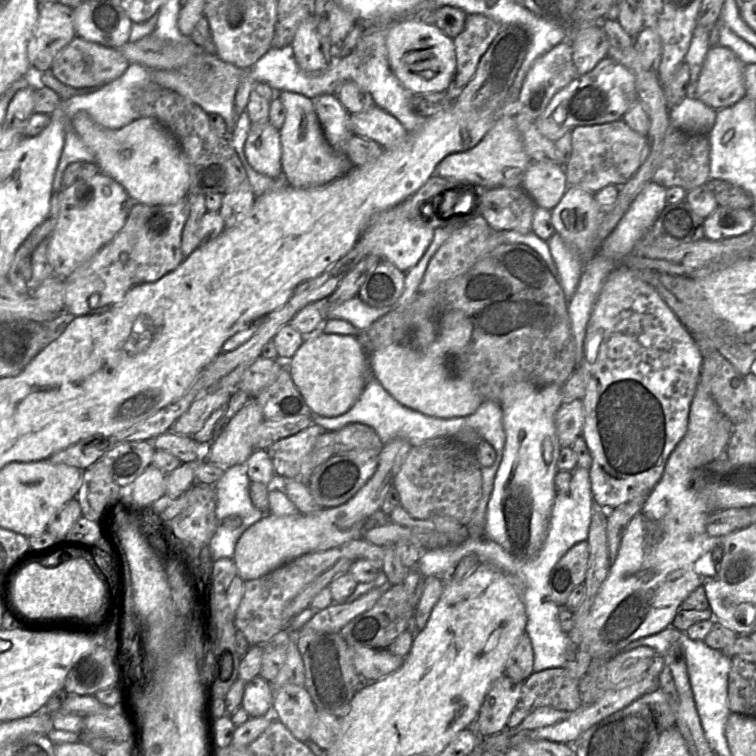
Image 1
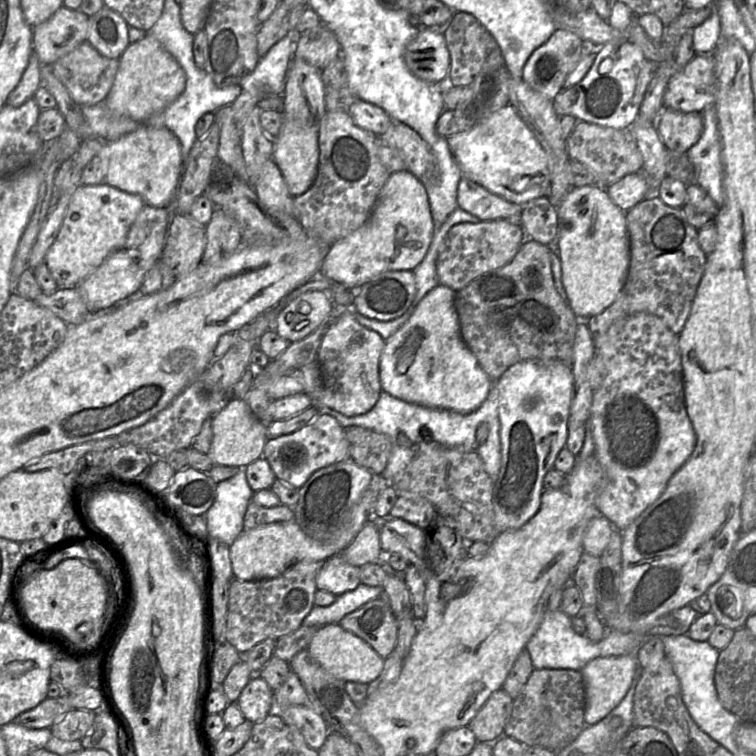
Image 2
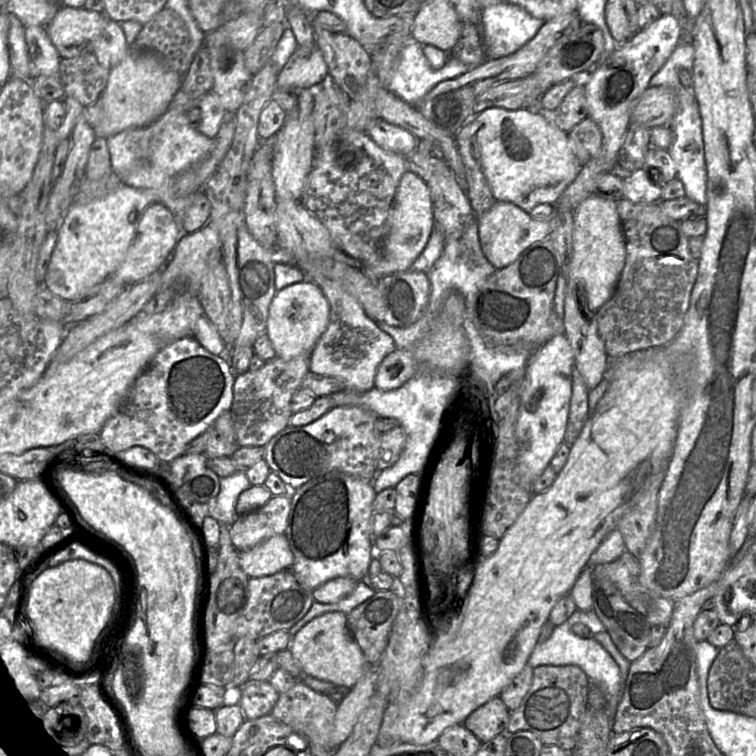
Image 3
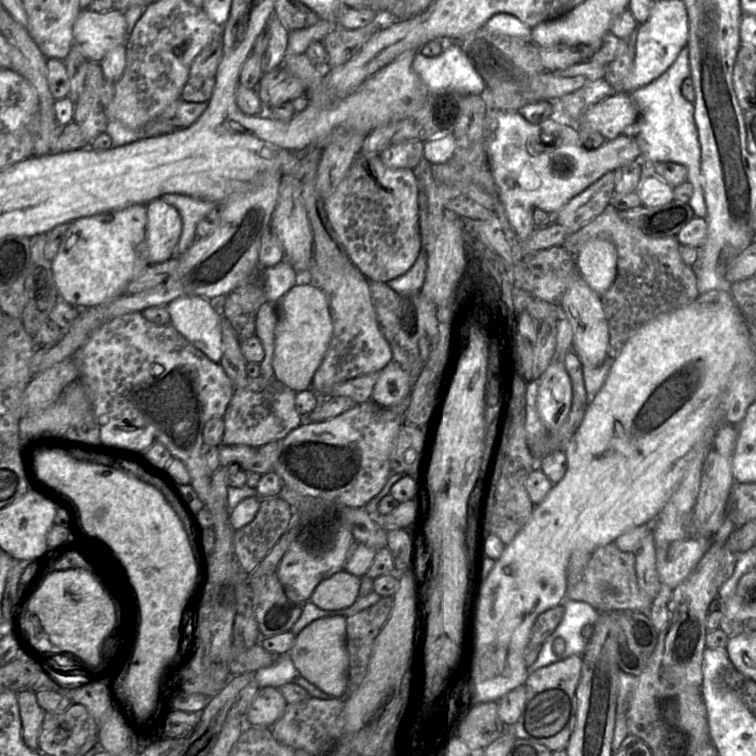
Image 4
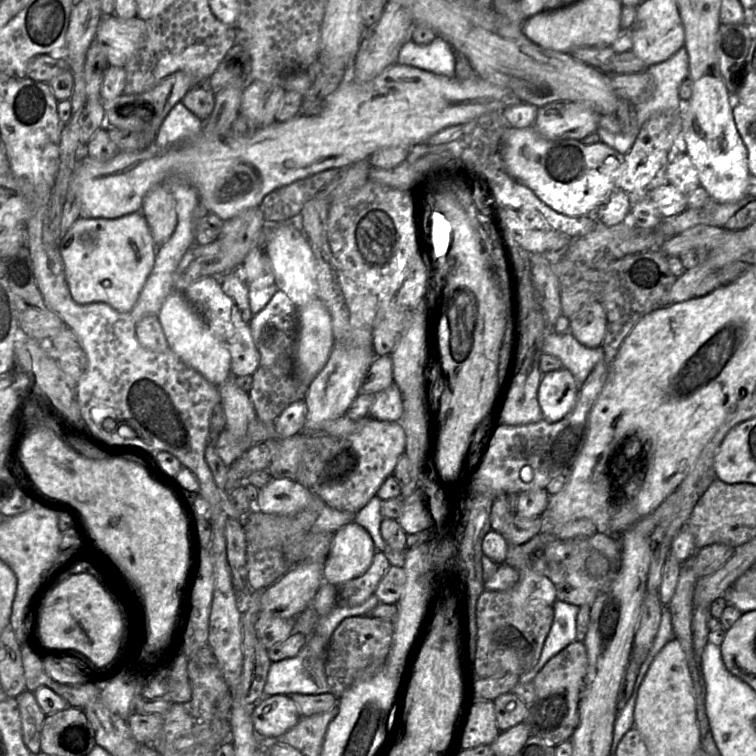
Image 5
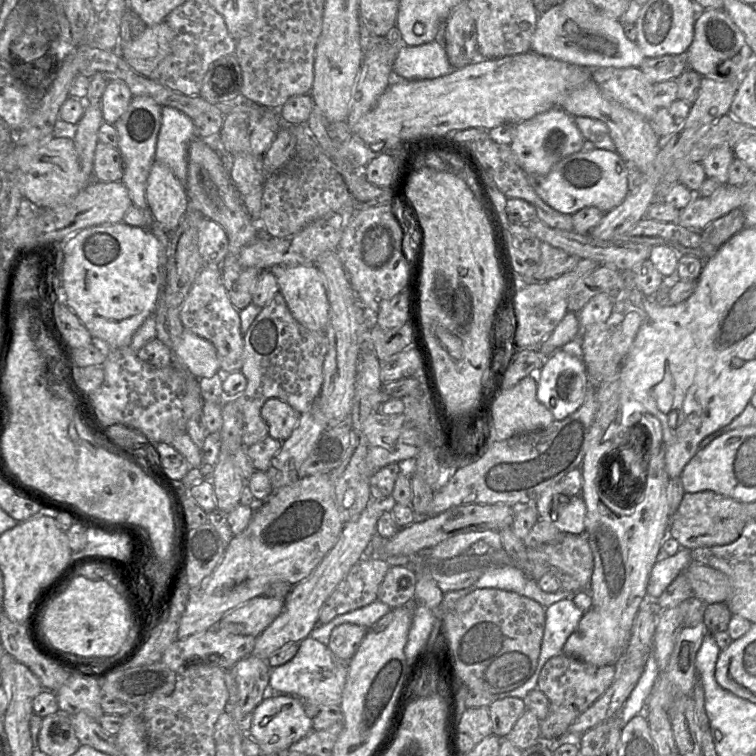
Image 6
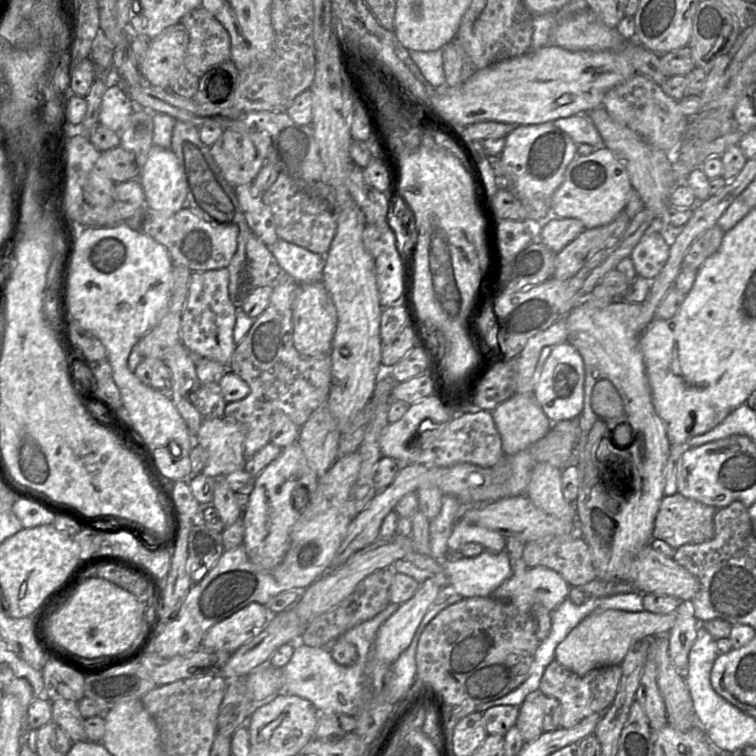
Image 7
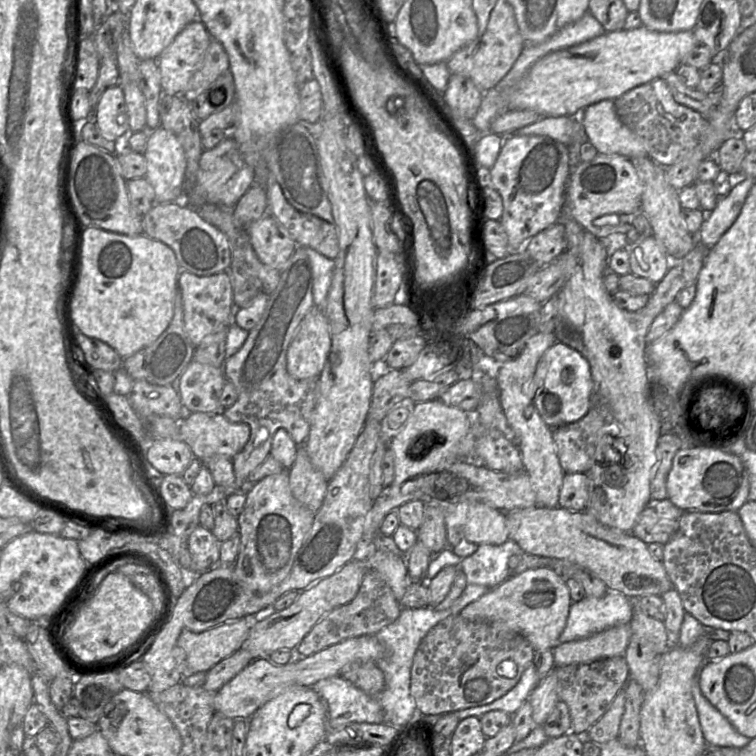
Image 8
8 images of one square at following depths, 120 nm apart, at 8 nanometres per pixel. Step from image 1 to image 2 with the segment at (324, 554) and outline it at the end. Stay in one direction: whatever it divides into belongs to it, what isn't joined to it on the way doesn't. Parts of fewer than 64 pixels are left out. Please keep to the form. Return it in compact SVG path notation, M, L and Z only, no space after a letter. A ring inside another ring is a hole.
M299 561L291 565L283 574L275 578L262 580L242 581L233 579L230 583L227 624L225 639L232 644L238 652L245 654L256 644L266 640L278 640L298 629L314 607L314 595L318 590L316 576L324 561Z

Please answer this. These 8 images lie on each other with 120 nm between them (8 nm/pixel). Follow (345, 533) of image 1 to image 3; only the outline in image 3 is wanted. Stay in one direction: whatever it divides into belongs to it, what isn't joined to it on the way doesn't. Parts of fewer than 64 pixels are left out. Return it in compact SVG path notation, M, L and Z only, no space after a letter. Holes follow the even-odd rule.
M285 534L272 536L250 550L239 552L240 567L249 578L291 569L293 562L294 556Z

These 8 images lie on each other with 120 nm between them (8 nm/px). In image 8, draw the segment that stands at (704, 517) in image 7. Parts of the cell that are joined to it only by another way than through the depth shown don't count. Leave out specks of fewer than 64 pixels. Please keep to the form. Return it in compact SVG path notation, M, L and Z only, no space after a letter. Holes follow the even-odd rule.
M651 499L639 515L631 534L647 545L665 545L677 532L684 513L684 510L675 506L669 499Z

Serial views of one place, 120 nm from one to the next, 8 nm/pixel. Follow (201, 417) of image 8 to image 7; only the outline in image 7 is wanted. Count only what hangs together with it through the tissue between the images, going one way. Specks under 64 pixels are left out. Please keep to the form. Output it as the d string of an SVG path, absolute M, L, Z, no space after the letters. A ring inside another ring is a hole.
M222 418L204 419L194 442L208 454L202 474L214 479L245 469L244 441L246 427L236 421Z

